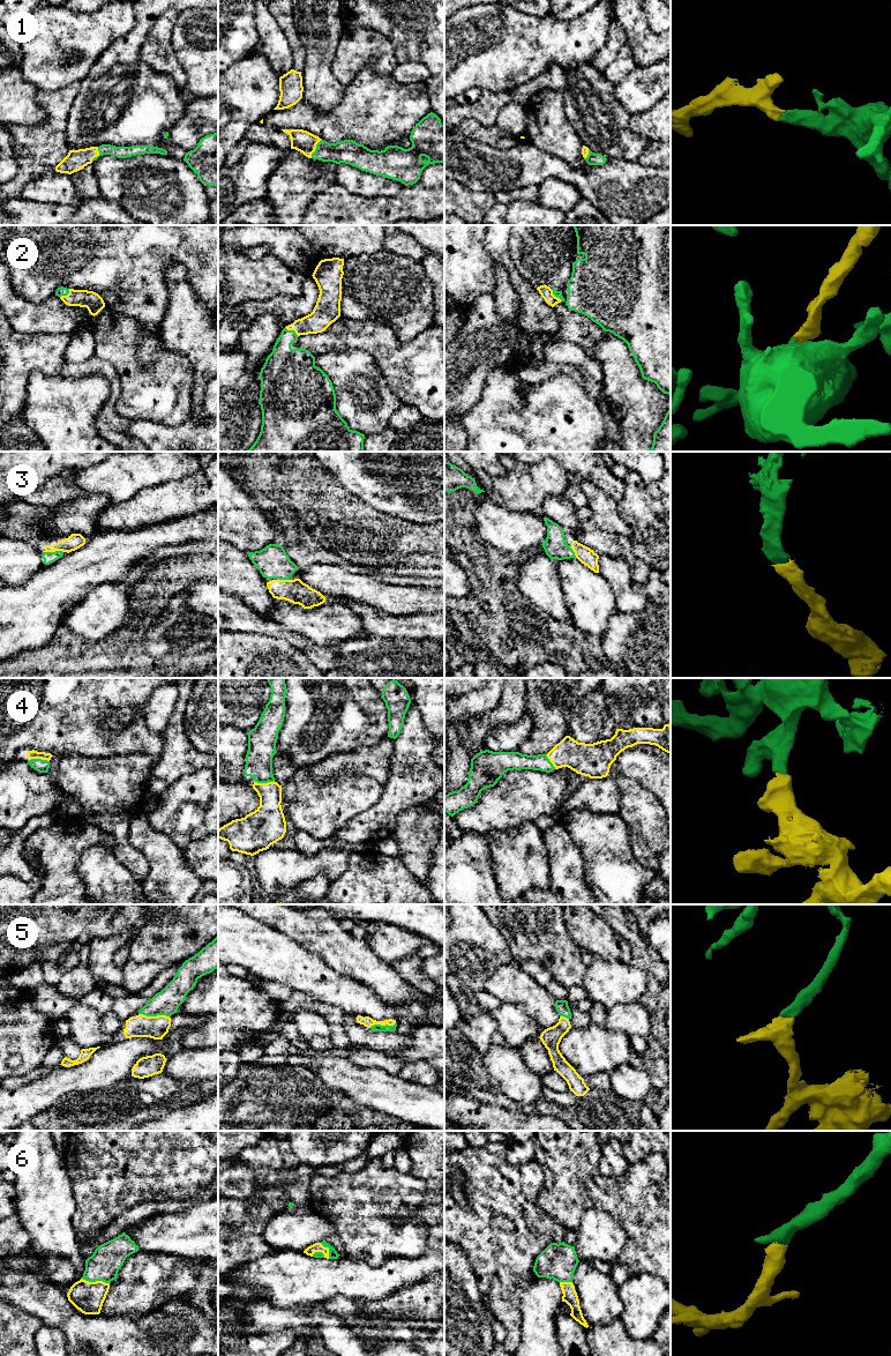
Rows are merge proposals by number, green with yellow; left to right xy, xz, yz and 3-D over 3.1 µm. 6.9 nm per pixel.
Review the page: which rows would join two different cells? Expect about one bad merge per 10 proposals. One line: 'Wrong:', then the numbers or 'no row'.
Wrong: no row

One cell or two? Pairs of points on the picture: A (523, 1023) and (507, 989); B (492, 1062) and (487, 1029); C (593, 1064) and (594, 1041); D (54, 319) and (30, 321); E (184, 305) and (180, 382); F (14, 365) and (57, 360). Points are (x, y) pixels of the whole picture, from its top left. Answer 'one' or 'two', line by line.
A: two
B: two
C: one
D: one
E: two
F: one

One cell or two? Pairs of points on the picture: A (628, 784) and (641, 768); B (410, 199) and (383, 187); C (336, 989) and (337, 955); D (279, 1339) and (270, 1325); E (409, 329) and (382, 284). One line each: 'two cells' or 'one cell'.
A: two cells
B: two cells
C: two cells
D: two cells
E: one cell

